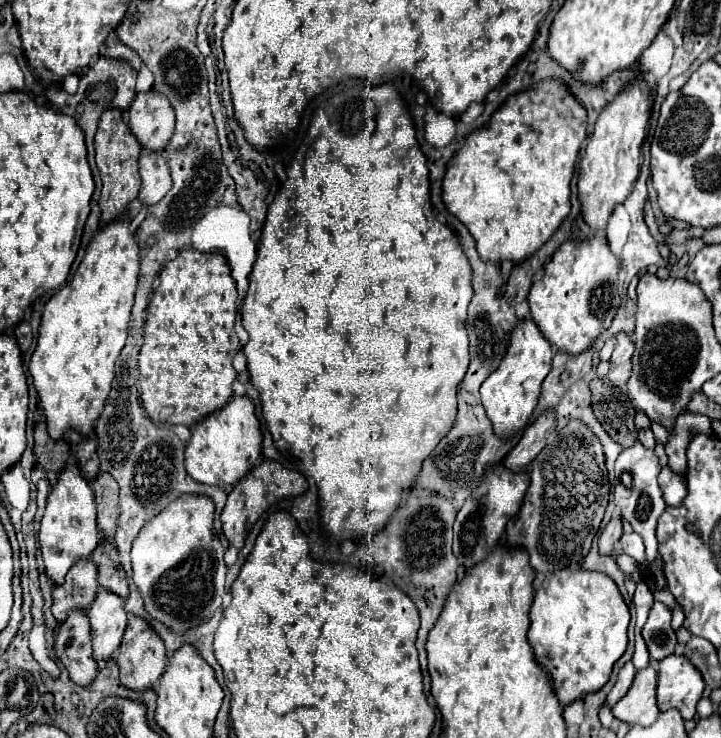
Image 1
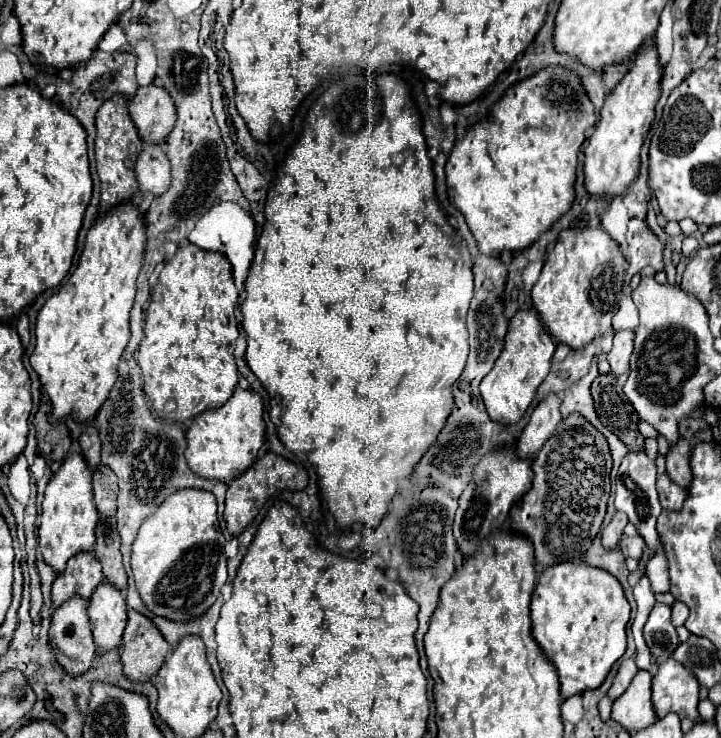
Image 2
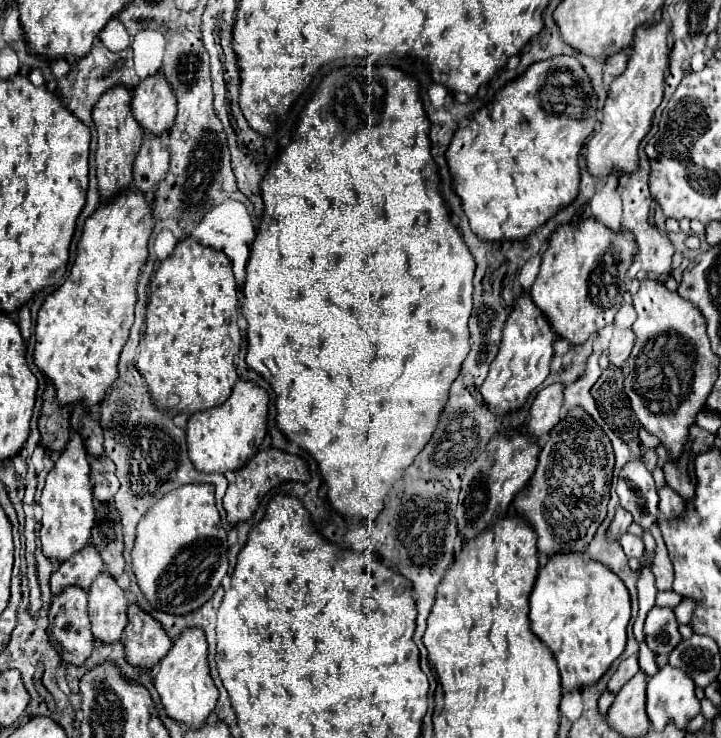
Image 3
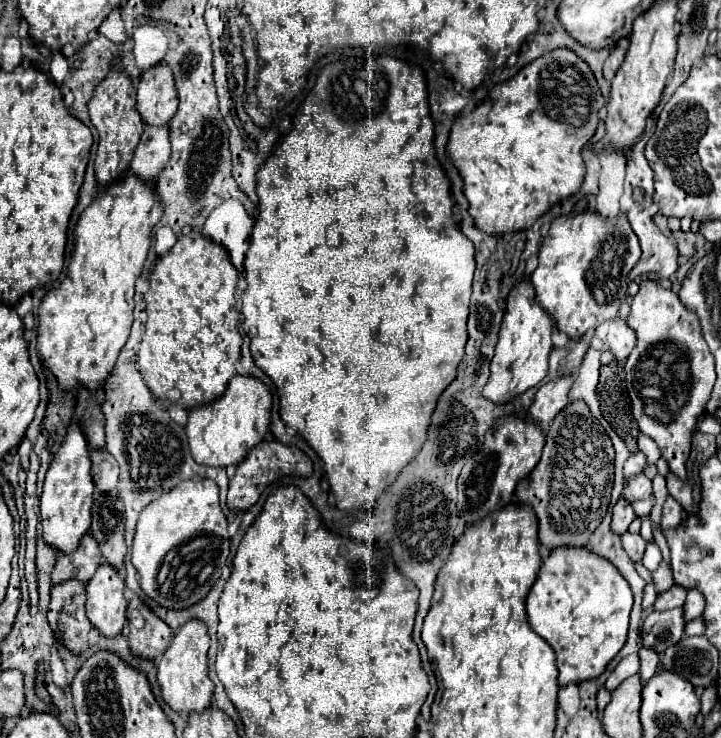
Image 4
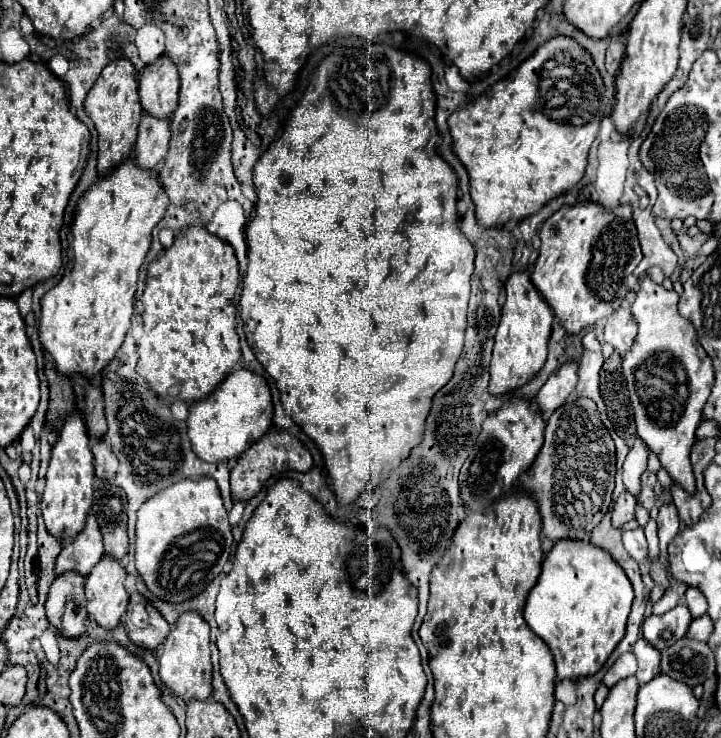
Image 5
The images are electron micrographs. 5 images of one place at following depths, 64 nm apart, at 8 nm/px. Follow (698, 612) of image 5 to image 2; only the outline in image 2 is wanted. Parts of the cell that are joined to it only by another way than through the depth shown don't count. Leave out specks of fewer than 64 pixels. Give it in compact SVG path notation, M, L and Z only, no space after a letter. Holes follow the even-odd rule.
M674 602L672 606L672 620L676 626L683 626L688 618L688 606L684 602Z

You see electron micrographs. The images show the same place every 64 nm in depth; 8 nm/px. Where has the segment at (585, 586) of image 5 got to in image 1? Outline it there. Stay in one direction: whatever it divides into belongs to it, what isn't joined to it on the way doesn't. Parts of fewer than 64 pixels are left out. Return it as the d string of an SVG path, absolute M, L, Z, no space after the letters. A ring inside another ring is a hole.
M562 568L552 572L534 594L534 602L530 608L530 622L532 624L528 630L528 642L534 648L538 664L544 666L546 672L550 674L554 692L562 706L602 688L610 678L614 662L626 652L626 630L630 622L630 612L616 582L602 572L592 572L582 568L578 570Z

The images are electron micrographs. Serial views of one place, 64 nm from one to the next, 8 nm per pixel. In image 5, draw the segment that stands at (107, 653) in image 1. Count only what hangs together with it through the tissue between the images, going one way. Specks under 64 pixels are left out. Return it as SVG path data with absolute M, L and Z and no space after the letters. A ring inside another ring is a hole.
M104 554L86 576L88 614L104 628L114 628L126 612L128 592L124 588L124 578L124 566L108 554Z

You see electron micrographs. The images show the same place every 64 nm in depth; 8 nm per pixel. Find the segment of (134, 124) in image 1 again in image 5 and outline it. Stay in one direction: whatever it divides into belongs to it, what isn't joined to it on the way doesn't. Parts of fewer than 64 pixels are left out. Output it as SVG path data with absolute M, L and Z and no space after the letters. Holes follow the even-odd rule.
M162 54L154 64L144 66L140 74L140 104L146 112L158 118L170 118L180 92L180 74L170 56Z

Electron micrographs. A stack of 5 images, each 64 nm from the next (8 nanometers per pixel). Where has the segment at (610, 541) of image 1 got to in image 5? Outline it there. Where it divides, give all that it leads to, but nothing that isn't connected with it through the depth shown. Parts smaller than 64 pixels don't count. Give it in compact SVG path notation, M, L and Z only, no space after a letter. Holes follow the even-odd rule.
M626 490L618 496L614 508L612 508L612 524L616 528L620 528L622 524L626 524L628 520L634 518L634 506L636 506L636 498Z

